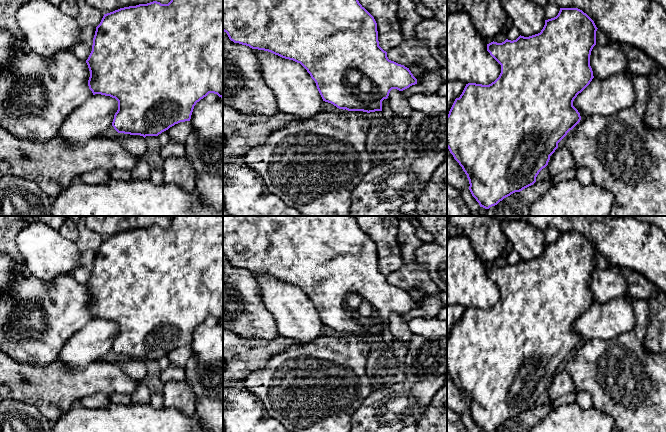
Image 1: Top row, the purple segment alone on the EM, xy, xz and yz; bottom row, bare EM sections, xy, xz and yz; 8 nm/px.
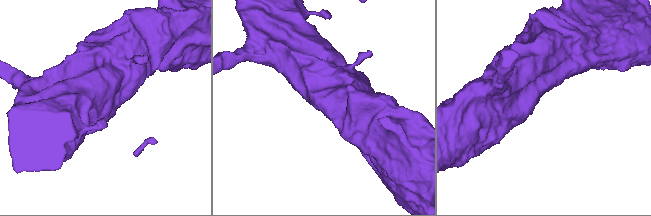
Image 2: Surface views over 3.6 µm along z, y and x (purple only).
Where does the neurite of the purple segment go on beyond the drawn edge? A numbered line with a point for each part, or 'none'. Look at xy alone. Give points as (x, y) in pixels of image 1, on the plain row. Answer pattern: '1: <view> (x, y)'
none

